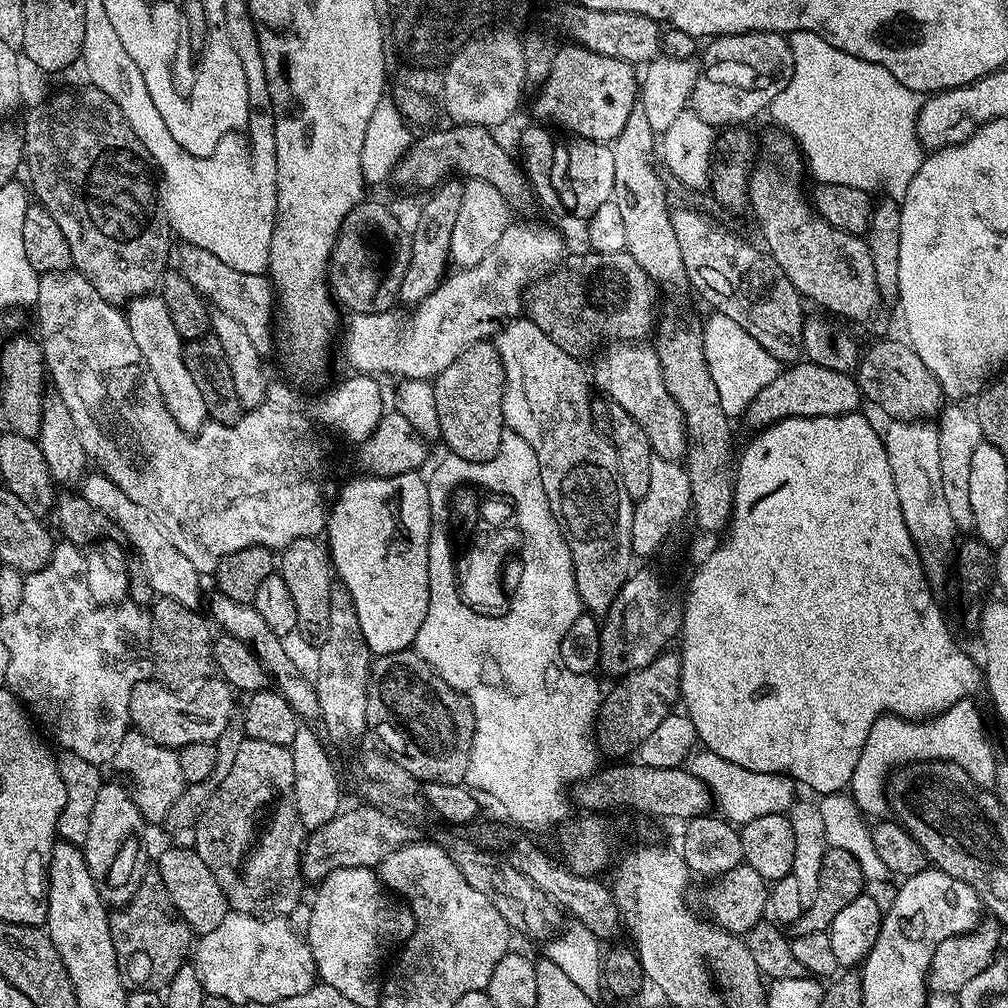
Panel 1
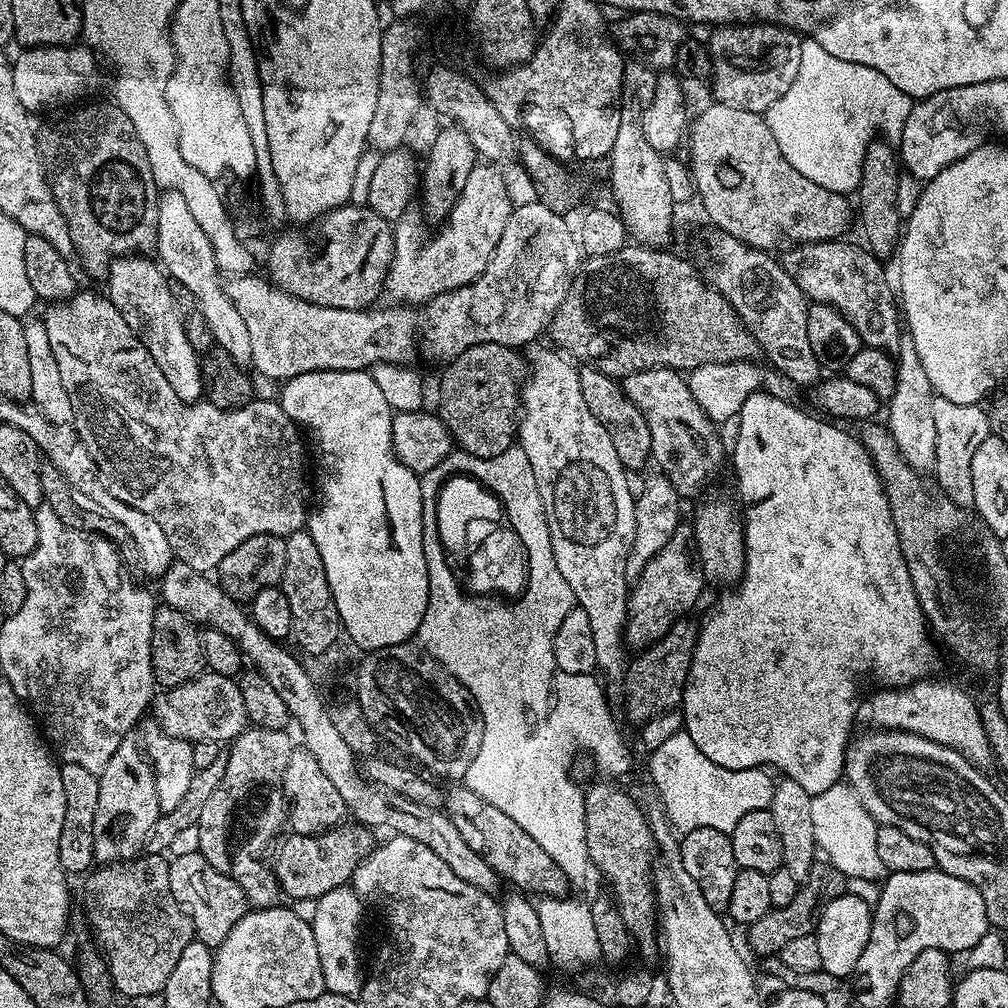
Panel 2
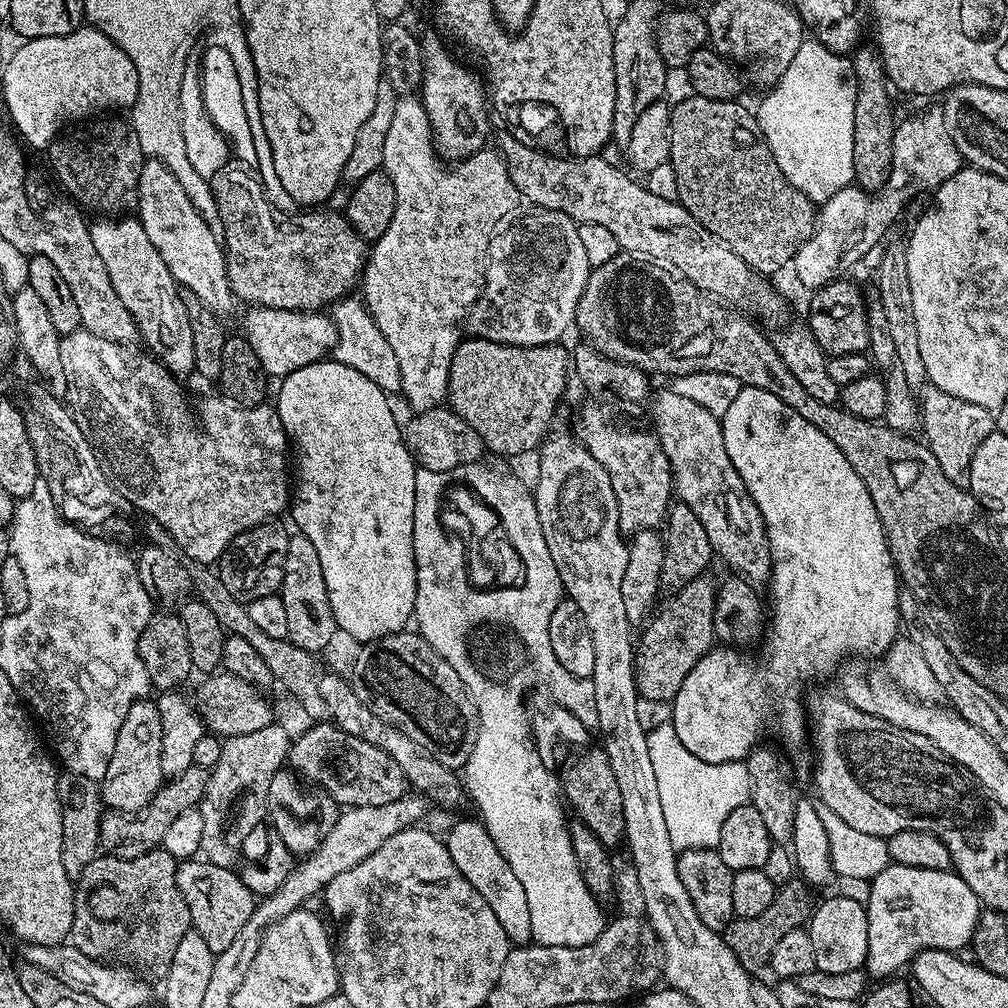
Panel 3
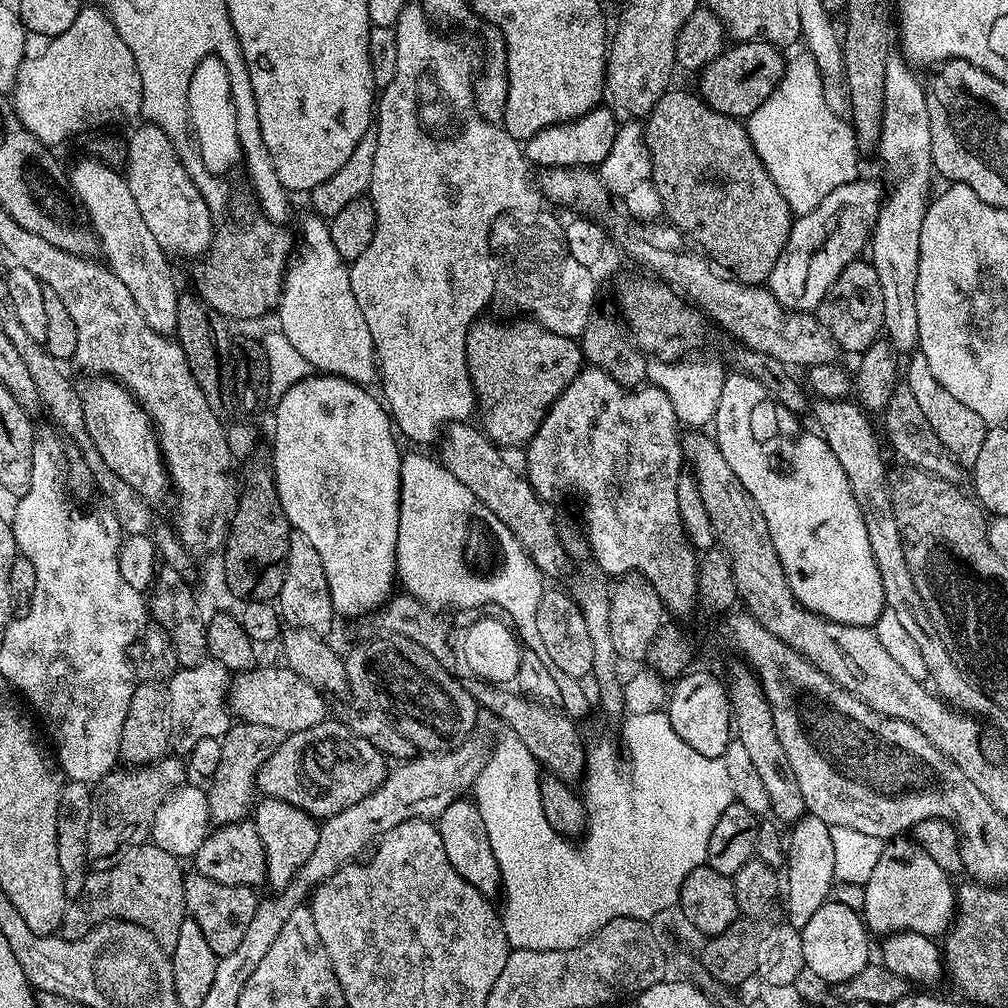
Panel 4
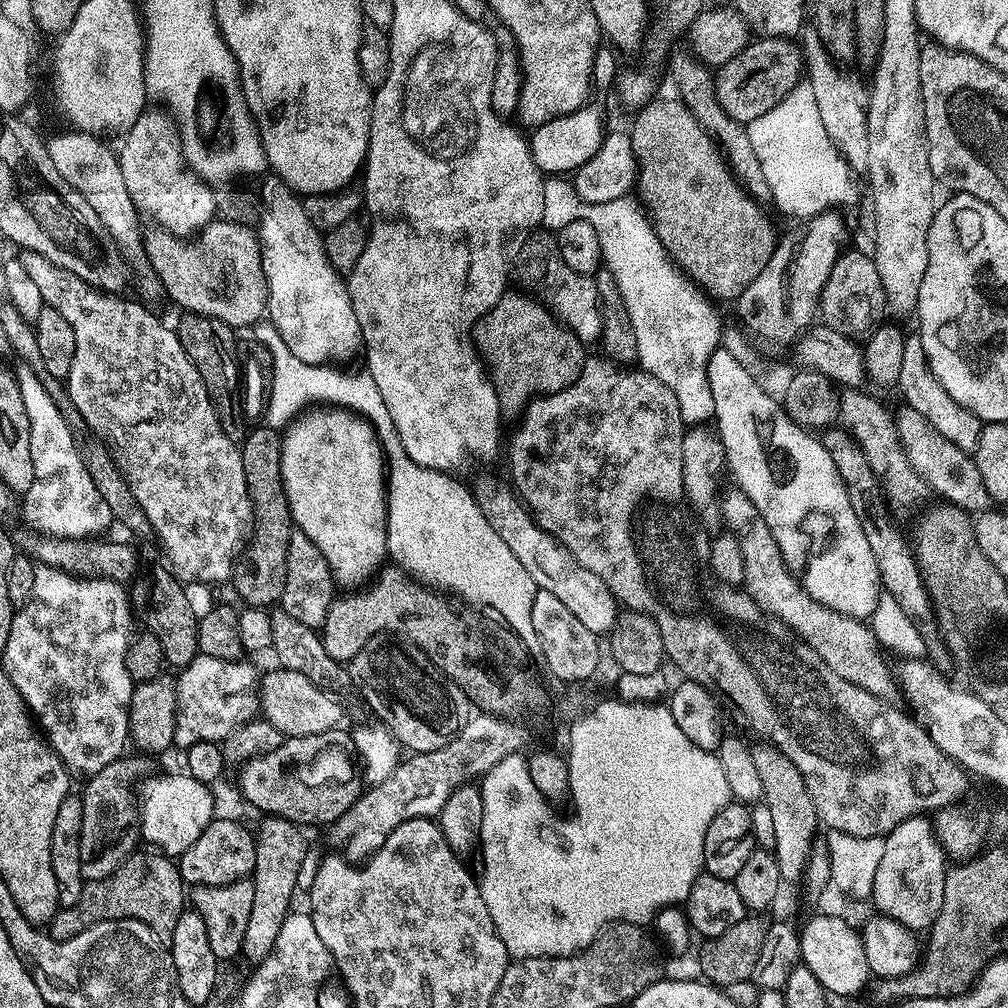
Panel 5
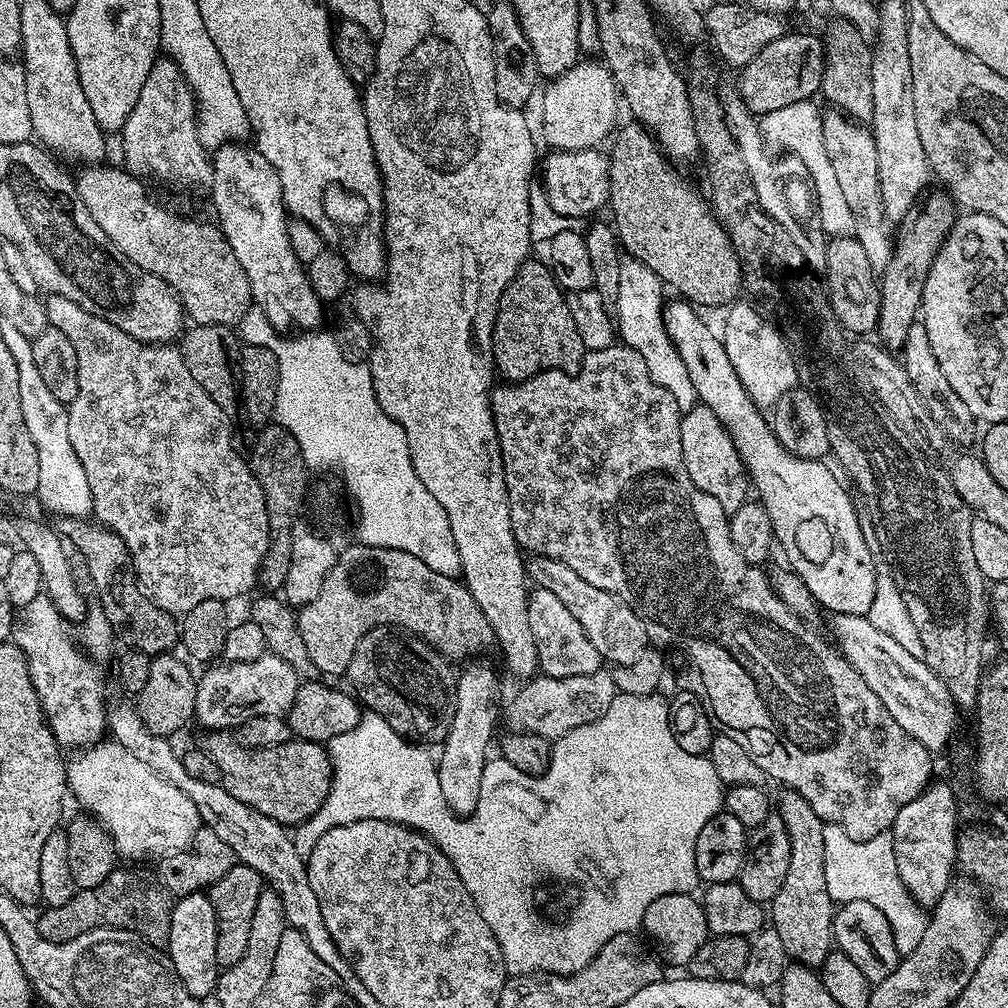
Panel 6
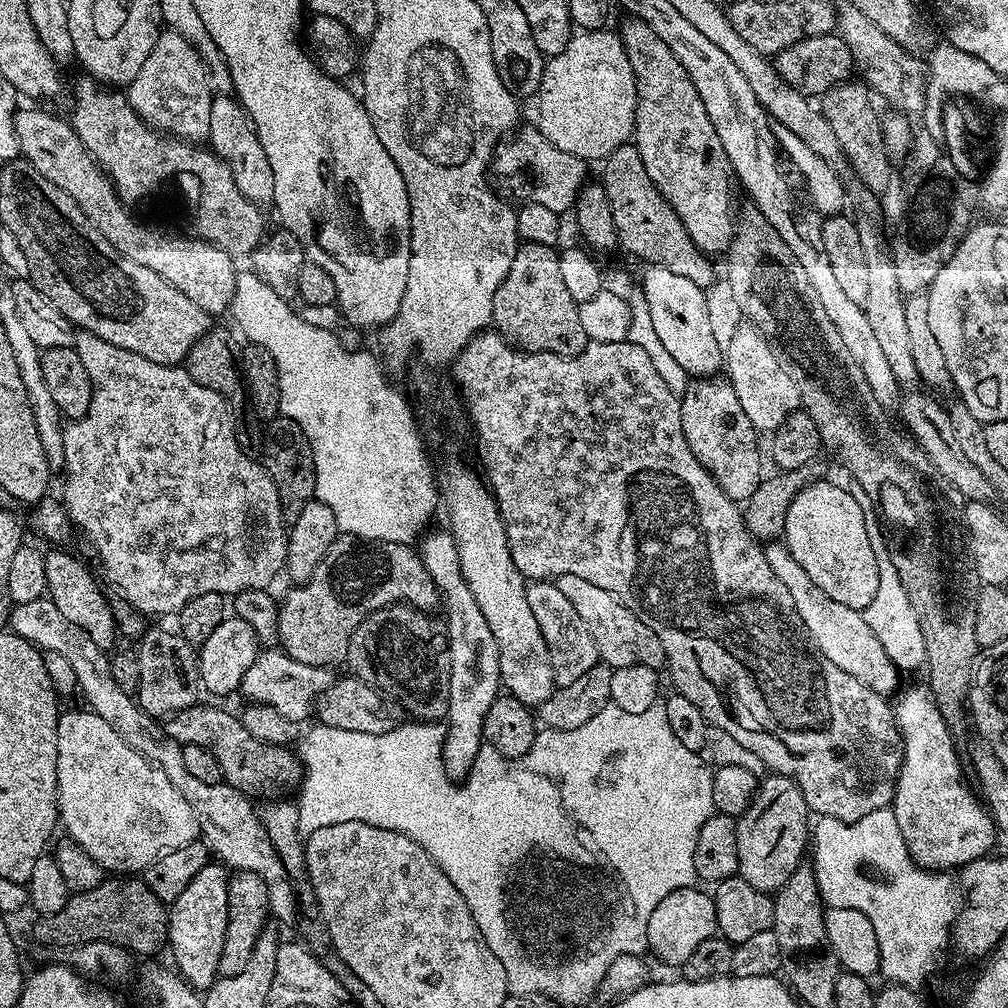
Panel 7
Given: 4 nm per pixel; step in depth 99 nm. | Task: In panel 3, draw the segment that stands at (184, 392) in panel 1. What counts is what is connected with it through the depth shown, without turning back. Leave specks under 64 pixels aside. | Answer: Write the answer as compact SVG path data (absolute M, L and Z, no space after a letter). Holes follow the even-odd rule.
M139 219L132 220L92 220L90 238L102 257L103 264L110 274L114 294L130 310L136 323L139 339L145 344L155 359L172 374L182 378L195 369L194 333L190 330L190 318L186 318L186 306L182 306L180 288L176 279L166 270L162 254L154 250L154 242L146 238L146 230Z

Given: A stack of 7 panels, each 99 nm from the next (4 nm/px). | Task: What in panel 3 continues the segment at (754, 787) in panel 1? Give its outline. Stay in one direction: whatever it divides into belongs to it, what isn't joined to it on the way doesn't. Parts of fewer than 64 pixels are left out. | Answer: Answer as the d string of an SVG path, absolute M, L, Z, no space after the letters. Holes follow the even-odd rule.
M658 726L658 730L648 733L650 746L650 762L654 762L654 778L658 778L658 798L662 798L662 814L666 814L666 830L670 830L670 842L686 848L714 848L718 846L718 838L722 834L722 822L738 806L749 803L752 798L752 779L748 773L747 763L735 760L725 764L702 762L702 758L694 758L682 742L678 742L678 734L674 734L674 726Z

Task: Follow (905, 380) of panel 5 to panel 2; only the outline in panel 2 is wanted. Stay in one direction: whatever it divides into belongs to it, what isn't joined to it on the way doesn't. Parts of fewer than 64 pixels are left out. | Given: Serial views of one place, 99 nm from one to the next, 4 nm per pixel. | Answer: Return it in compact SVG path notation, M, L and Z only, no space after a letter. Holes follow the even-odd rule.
M945 396L934 399L934 466L931 475L936 476L935 487L939 495L950 498L954 506L969 510L974 509L974 481L970 475L974 450L978 450L992 432L988 412L982 409L980 404L950 402L950 398Z

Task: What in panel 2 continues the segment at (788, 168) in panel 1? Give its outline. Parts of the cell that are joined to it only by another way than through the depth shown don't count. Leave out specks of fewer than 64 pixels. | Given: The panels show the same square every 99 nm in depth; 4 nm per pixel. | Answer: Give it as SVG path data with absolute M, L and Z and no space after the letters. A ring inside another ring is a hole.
M847 239L823 240L817 244L797 244L789 247L788 253L782 256L784 269L794 278L794 282L804 291L805 296L814 304L829 304L844 315L846 322L858 330L861 345L866 348L877 348L894 354L900 349L902 335L902 312L898 307L898 296L888 285L888 276L884 273L885 265L878 257L873 256L867 247L859 243L847 244Z

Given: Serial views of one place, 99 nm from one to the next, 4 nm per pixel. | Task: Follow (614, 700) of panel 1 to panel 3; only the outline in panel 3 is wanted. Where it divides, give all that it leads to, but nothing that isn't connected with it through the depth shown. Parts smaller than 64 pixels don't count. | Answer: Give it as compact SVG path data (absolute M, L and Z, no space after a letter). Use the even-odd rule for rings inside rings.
M702 575L675 589L672 597L665 602L664 609L662 604L659 611L651 617L647 627L643 629L645 632L641 636L639 633L634 651L636 688L641 696L671 702L678 694L678 690L682 690L686 674L690 674L696 663L712 651L716 640L714 606L717 585L711 584L708 579L707 575Z

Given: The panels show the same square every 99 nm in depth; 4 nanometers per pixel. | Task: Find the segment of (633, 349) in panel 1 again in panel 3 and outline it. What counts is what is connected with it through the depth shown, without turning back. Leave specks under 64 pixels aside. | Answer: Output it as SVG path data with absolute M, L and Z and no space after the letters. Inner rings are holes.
M665 390L656 400L656 425L654 425L654 431L672 467L674 492L678 497L679 503L690 506L690 510L694 510L694 514L698 514L698 522L702 522L702 527L706 529L706 538L710 538L710 546L712 547L713 553L715 553L719 559L721 556L721 558L732 567L731 571L735 573L735 575L741 576L745 582L753 586L761 586L760 584L767 585L772 579L772 551L770 550L770 542L768 541L768 529L764 526L764 519L758 510L758 506L754 502L754 498L750 498L748 487L742 482L738 470L734 470L734 462L730 462L730 454L726 454L726 442L722 438L722 426L720 425L720 421L721 417L710 414L710 410L706 410L706 406L698 406L698 402L690 402L690 398L682 398L682 394L671 390Z

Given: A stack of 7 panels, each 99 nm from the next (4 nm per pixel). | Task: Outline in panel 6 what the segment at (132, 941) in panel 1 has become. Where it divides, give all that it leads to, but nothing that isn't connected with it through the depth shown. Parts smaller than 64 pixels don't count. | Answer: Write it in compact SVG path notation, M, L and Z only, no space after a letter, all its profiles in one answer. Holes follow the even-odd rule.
M120 866L111 872L98 886L81 888L62 906L45 907L41 916L35 917L36 929L46 942L70 942L78 934L86 934L95 928L125 928L137 932L153 946L167 949L170 938L170 914L173 901L159 879L147 876L144 872L135 872L135 867Z

